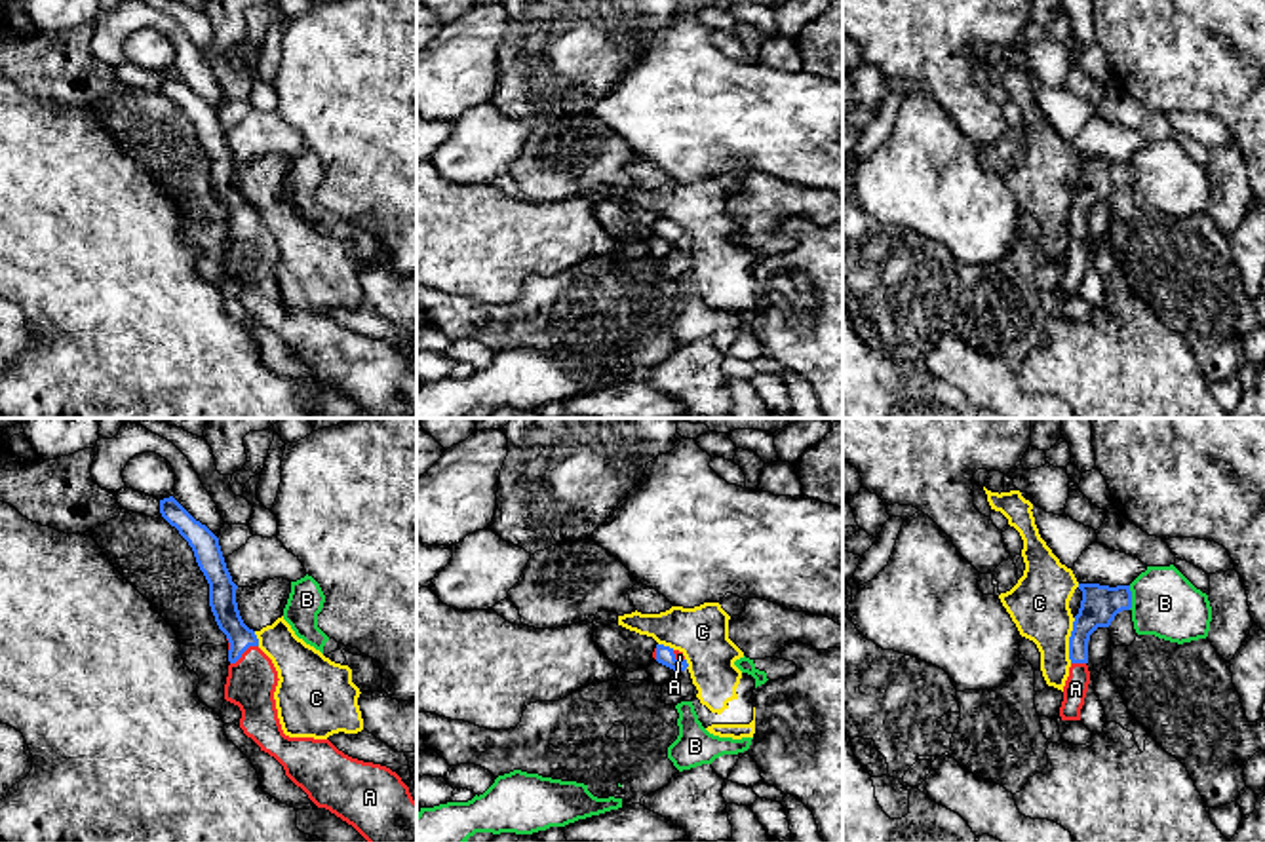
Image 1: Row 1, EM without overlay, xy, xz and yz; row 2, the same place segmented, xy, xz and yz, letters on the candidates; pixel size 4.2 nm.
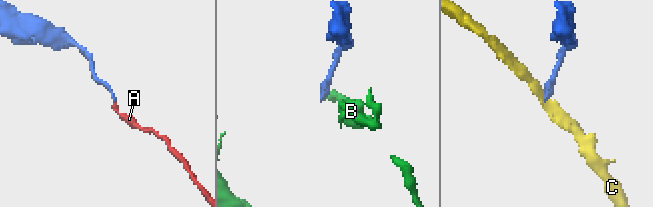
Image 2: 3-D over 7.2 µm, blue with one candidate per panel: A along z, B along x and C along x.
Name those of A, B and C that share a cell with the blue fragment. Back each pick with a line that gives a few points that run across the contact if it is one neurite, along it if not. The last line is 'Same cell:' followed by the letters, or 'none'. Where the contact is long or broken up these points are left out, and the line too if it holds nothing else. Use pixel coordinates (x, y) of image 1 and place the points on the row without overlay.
A: xy (223, 177), (244, 225), (252, 255)
Same cell: A

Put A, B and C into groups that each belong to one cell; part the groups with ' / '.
A / B / C

